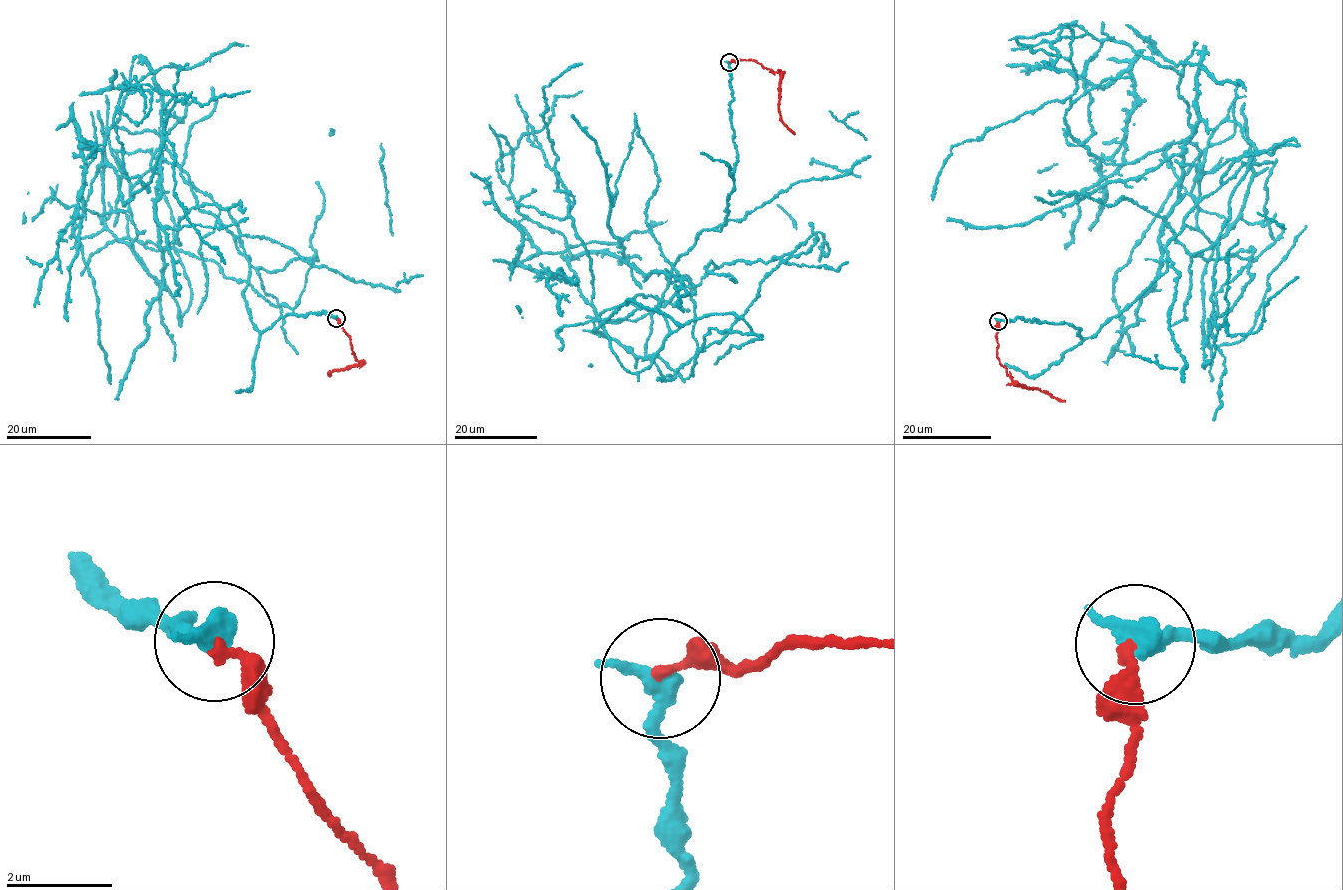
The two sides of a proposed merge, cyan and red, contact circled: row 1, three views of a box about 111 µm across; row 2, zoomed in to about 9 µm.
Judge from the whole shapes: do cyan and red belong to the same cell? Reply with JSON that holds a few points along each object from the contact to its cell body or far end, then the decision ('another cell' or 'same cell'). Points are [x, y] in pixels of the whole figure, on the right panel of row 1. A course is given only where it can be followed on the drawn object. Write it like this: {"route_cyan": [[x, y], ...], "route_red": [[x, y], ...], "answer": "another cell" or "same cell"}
{"route_cyan": [[998, 321], [1094, 336], [1273, 164], [1212, 242], [1207, 141], [1255, 148], [1207, 341], [1248, 260], [1048, 190]], "route_red": [[998, 321], [996, 357], [1005, 367], [1006, 374], [1014, 382], [1046, 390], [1065, 401]], "answer": "another cell"}

